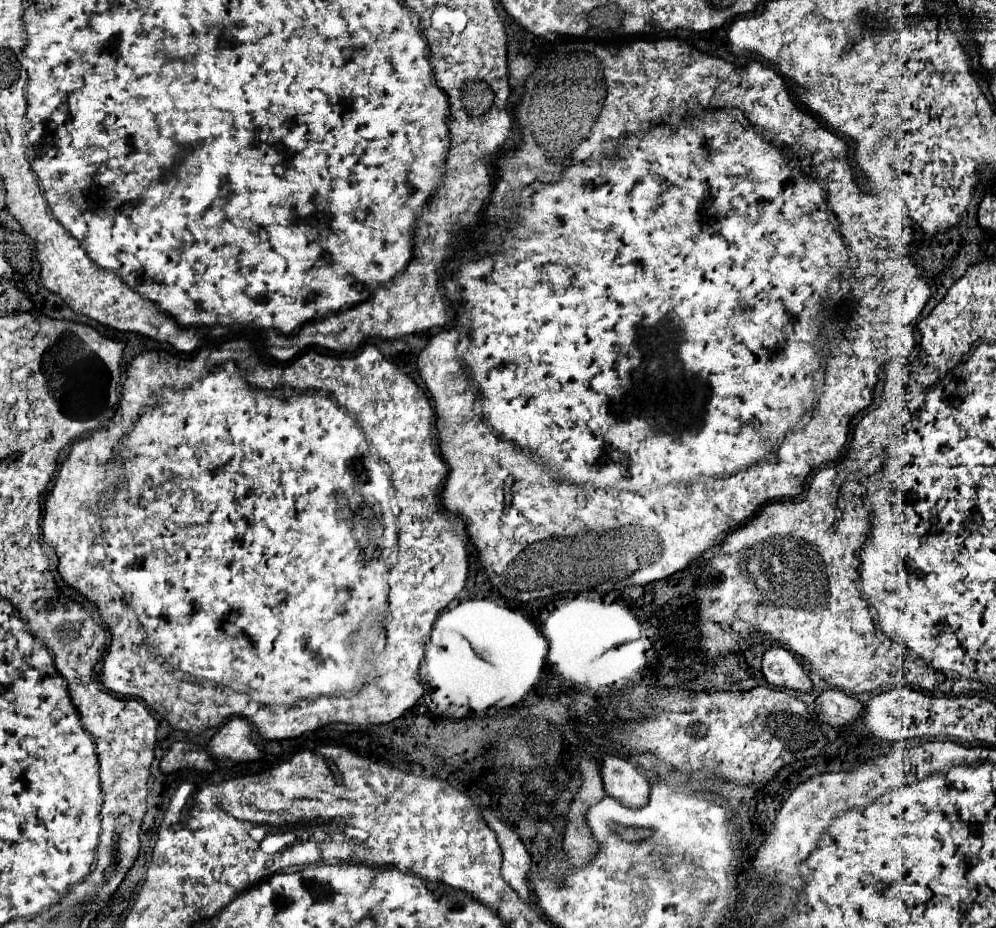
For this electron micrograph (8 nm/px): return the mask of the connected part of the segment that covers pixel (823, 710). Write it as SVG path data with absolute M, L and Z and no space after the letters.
M826 690L816 700L816 712L822 722L830 726L844 726L860 716L862 704L842 690Z

